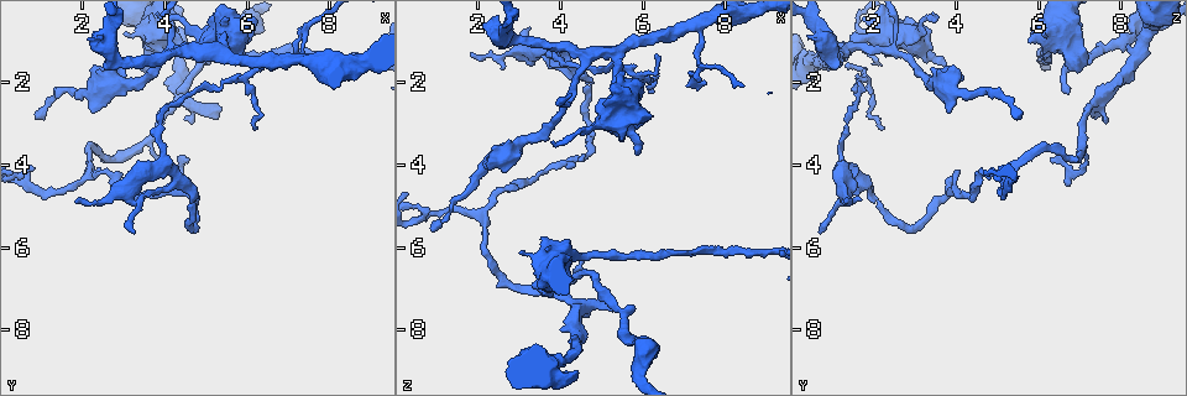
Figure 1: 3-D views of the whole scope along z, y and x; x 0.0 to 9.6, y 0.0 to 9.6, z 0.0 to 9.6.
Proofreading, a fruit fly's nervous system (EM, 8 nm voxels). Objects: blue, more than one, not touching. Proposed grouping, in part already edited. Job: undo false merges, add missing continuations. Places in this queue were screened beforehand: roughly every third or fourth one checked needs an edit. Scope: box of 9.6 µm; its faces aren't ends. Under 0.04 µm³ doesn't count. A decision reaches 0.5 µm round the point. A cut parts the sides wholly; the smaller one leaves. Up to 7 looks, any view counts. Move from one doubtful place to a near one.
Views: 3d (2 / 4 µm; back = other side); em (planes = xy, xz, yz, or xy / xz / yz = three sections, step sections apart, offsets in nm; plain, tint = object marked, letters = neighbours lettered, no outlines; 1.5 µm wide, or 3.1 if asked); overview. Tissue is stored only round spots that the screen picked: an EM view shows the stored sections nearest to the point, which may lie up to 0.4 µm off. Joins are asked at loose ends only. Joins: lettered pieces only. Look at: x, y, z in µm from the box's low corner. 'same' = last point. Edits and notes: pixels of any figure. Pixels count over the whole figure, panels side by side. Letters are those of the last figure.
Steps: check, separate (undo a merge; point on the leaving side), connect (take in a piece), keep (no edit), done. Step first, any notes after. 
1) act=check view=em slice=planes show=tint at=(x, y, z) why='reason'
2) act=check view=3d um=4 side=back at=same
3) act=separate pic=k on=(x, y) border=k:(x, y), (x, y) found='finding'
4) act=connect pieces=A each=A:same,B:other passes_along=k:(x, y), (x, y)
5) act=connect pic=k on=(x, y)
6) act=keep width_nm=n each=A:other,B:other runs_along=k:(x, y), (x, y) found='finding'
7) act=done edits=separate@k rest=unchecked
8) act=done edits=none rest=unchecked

act=check view=em slice=planes show=letters at=(2.65, 1.90, 4.15) why='branch stops here'

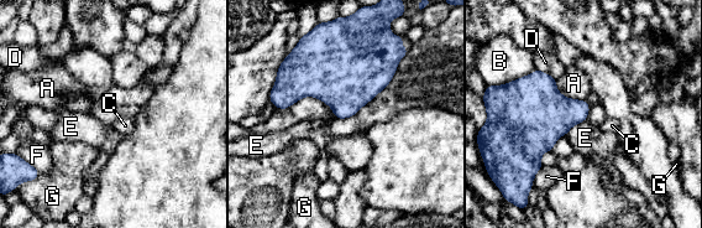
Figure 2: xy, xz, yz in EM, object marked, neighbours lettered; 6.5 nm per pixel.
act=keep each=A:other,B:other,C:other,D:other,E:other,F:other,G:other border=2:(586, 119), (576, 123), (566, 134) found='none of them fits'

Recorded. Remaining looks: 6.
act=check view=3d um=4 at=(5.20, 2.80, 7.35) why='free end'

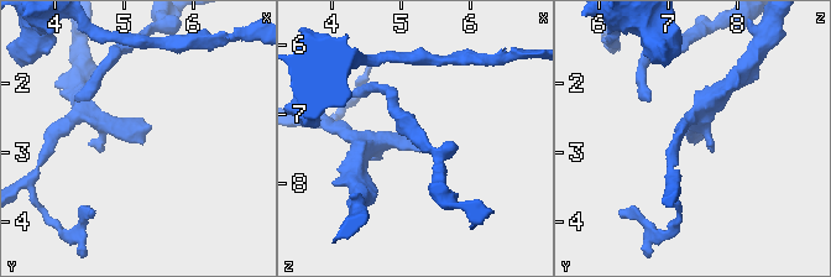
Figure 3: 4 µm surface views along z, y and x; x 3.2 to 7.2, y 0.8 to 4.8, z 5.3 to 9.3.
act=check view=em slice=yz step=4 show=tint at=(5.30, 2.90, 7.35) why='shape alone is not enough'

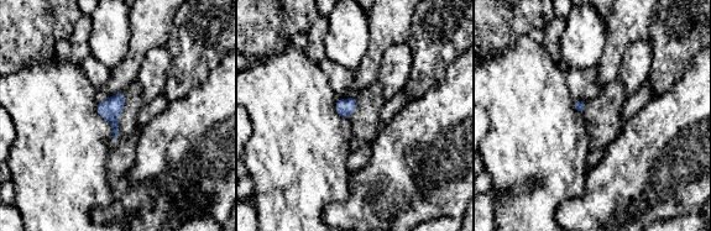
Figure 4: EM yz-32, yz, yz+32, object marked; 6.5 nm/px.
act=check view=em slice=xz step=8 show=letters at=same

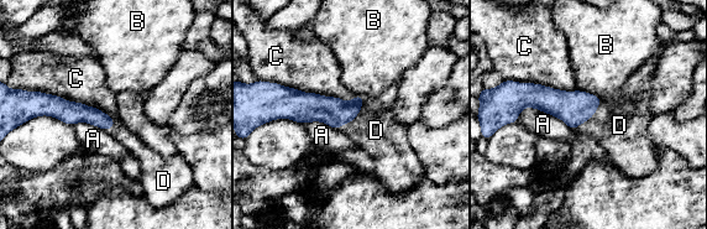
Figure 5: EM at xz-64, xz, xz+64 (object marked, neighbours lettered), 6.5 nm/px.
act=connect pieces=D each=A:other,B:other,C:other,D:same found='it goes on there'

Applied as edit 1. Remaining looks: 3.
act=check view=overview

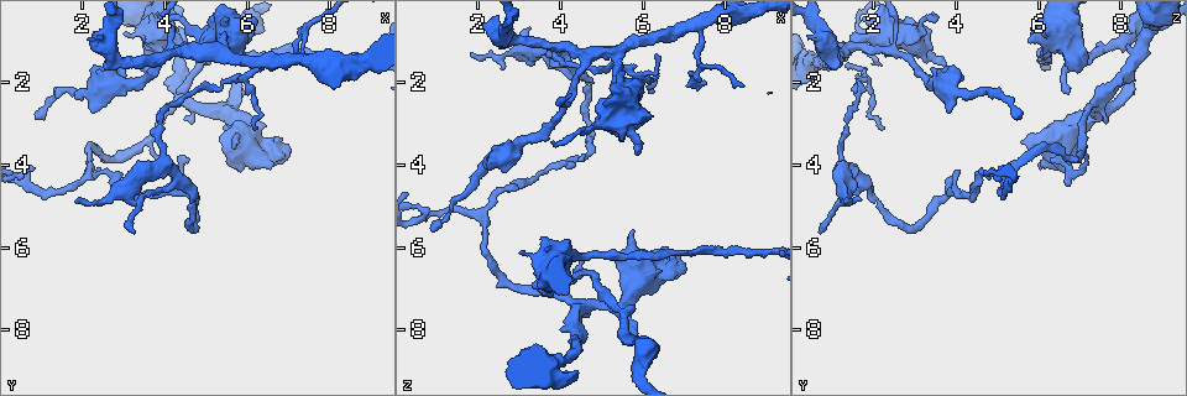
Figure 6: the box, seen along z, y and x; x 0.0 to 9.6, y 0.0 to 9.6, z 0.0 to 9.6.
act=check view=3d um=4 at=(5.85, 1.30, 3.05) why='thick end'

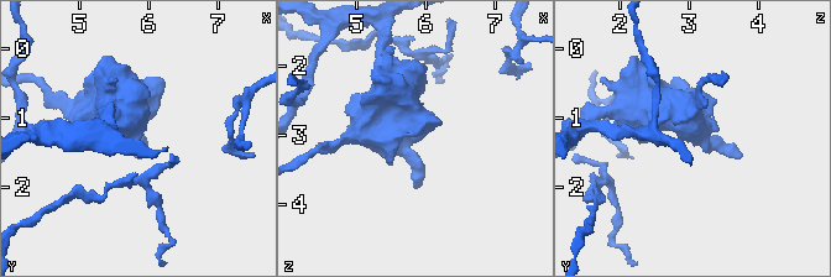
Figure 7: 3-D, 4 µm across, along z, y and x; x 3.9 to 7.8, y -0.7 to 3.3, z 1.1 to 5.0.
act=check view=em um=3.1 slice=planes show=letters at=(5.90, 1.30, 3.00)

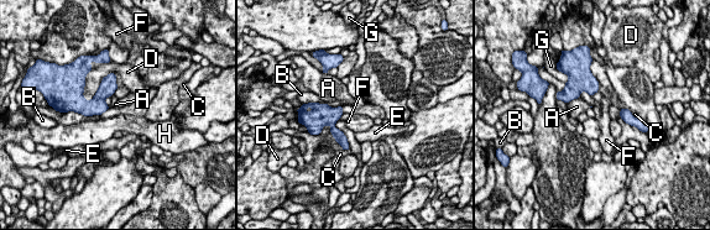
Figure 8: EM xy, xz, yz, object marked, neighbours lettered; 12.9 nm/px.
act=keep each=A:other,B:other,C:other,D:other,E:other,F:other,G:other,H:other runs_along=8:(111, 77), (89, 106), (72, 108) found='none of them fits'

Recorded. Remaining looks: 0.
act=done edits=connect@5 rest=unchecked

